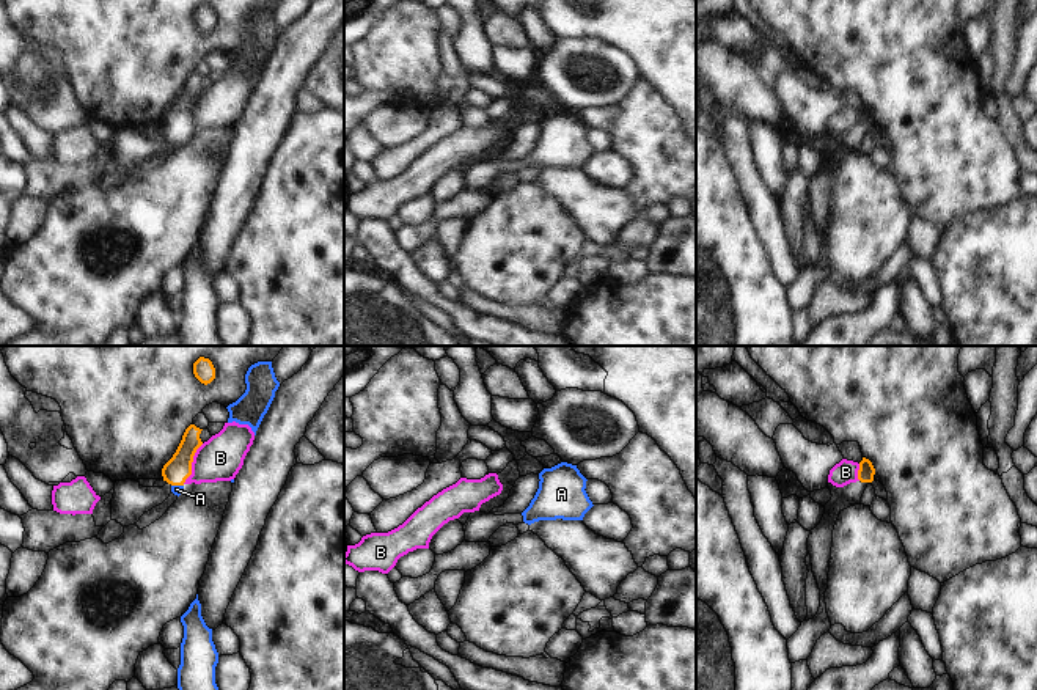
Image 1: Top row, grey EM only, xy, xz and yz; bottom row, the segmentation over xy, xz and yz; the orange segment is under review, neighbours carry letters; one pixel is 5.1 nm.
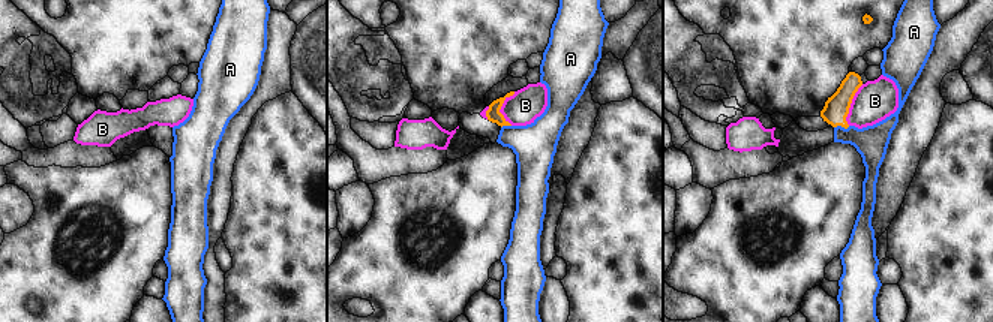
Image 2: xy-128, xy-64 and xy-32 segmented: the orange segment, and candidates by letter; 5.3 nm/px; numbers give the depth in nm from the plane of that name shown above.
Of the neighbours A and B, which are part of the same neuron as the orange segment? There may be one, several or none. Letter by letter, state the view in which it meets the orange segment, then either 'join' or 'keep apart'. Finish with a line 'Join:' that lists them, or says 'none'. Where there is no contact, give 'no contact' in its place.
A: meets orange in xy; keep apart
B: meets orange in xy; keep apart
Join: none

